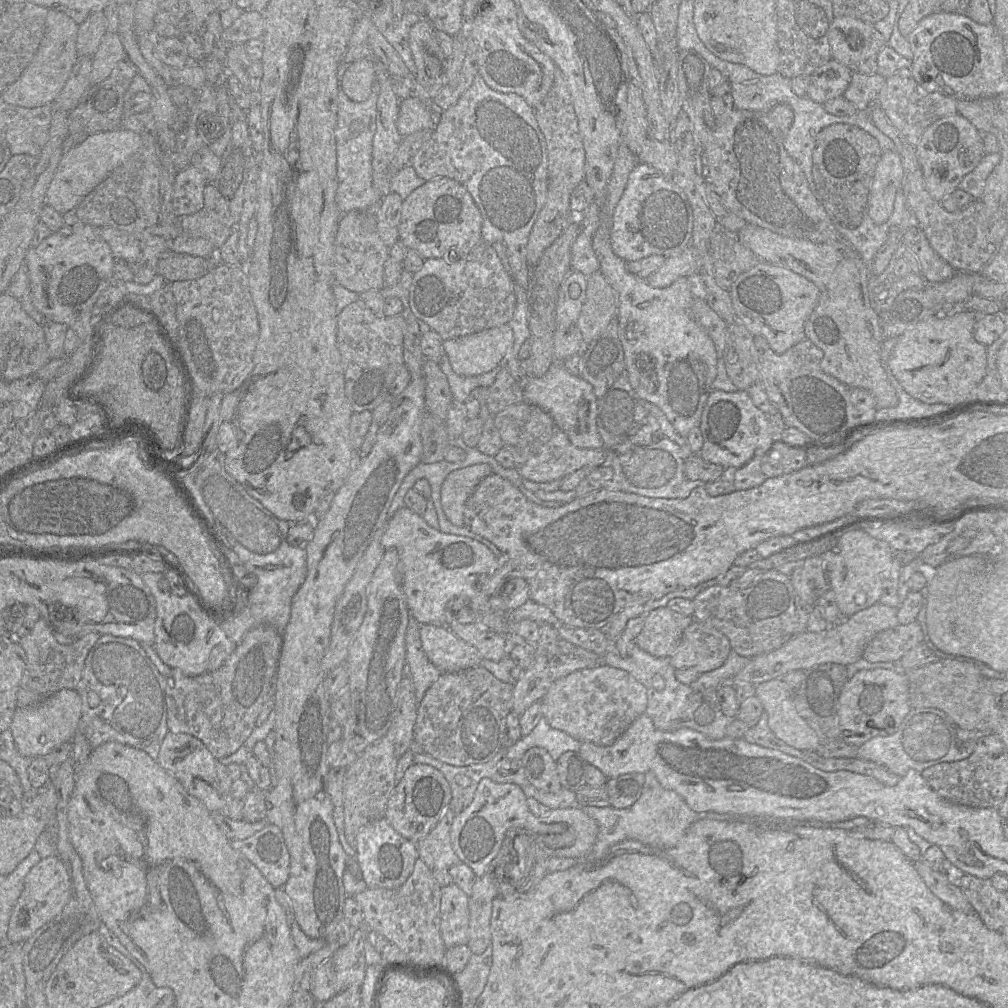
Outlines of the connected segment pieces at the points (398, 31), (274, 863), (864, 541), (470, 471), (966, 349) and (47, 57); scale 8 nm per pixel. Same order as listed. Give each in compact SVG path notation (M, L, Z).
M404 12L400 21L394 29L387 29L382 32L388 42L398 52L407 69L416 75L416 67L409 48L409 32L411 27L422 19L427 19L425 15Z
M271 823L252 836L230 840L233 849L254 864L274 887L283 887L289 877L290 855L282 830Z
M852 529L839 535L835 546L819 556L825 561L829 590L834 593L843 618L879 602L895 552L886 542Z
M482 463L456 469L445 478L441 487L441 506L453 525L465 525L466 502L478 484L491 473L491 467Z
M958 308L918 322L897 338L887 362L888 371L911 397L926 404L951 406L973 397L987 365L987 346L977 342L973 335L976 320Z
M49 9L45 32L38 50L21 76L2 93L3 100L11 105L35 108L52 104L62 91L78 58L76 50L78 24L64 12Z

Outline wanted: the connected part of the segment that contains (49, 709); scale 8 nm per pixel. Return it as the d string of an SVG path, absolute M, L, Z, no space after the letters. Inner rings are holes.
M62 689L36 705L17 708L9 730L18 753L30 759L43 758L53 748L71 742L78 730L81 709L81 697L74 689Z

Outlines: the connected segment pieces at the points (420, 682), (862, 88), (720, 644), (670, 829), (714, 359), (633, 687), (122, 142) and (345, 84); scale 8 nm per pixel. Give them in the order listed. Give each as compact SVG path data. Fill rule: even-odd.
M410 617L405 636L407 674L413 683L418 705L427 689L441 674L441 671L428 660L422 649L420 625Z
M853 73L844 97L853 103L858 111L867 109L876 102L886 78L879 74Z
M693 620L670 656L670 663L675 670L691 668L703 674L719 668L731 650L730 641L722 632Z
M653 772L646 773L646 782L638 801L629 808L585 807L585 812L599 827L597 839L592 850L583 857L550 857L548 872L564 871L584 862L599 862L610 849L625 840L637 840L656 848L672 848L683 838L689 827L703 818L693 811L677 793L663 788Z
M602 222L593 239L593 249L599 259L599 271L618 294L617 311L618 334L622 343L626 372L629 382L637 396L644 401L658 406L676 432L683 438L693 428L698 428L701 415L712 390L711 386L717 375L718 354L709 334L696 322L690 313L694 297L690 291L688 279L680 277L665 288L655 288L646 279L631 274L627 262L613 252L610 231L607 223Z
M600 663L556 680L541 700L551 727L581 743L612 745L647 708L647 689L628 672Z
M126 129L99 132L86 136L80 143L67 148L46 193L46 204L60 214L78 206L110 173L122 166L141 146L142 135Z
M367 58L359 59L345 70L340 80L340 88L350 100L362 102L370 96L375 80L373 61Z

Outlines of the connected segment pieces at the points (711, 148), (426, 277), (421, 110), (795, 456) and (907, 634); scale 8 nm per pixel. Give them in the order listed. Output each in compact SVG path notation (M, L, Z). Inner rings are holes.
M777 104L769 111L733 108L714 119L714 129L703 152L704 178L722 203L746 223L766 228L784 237L813 243L836 243L842 238L824 207L812 193L799 164L788 154L784 140L793 122L794 113L788 104Z
M481 241L461 260L425 259L422 268L413 274L407 312L411 317L424 321L443 341L463 337L507 324L516 307L515 285L492 244Z
M408 97L400 102L396 121L401 136L407 136L420 130L432 130L437 124L428 105L416 97Z
M776 439L770 450L761 458L761 470L768 478L778 477L814 465L801 454L799 447L792 447Z
M919 622L898 624L874 636L864 648L862 658L871 663L900 661L907 651L924 642L924 638Z

